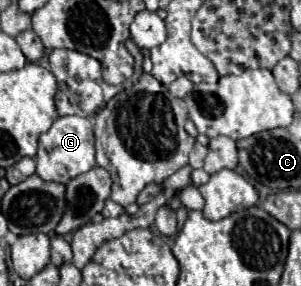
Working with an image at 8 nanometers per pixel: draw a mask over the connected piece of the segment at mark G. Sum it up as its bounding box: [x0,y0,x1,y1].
[36,117,94,183]

